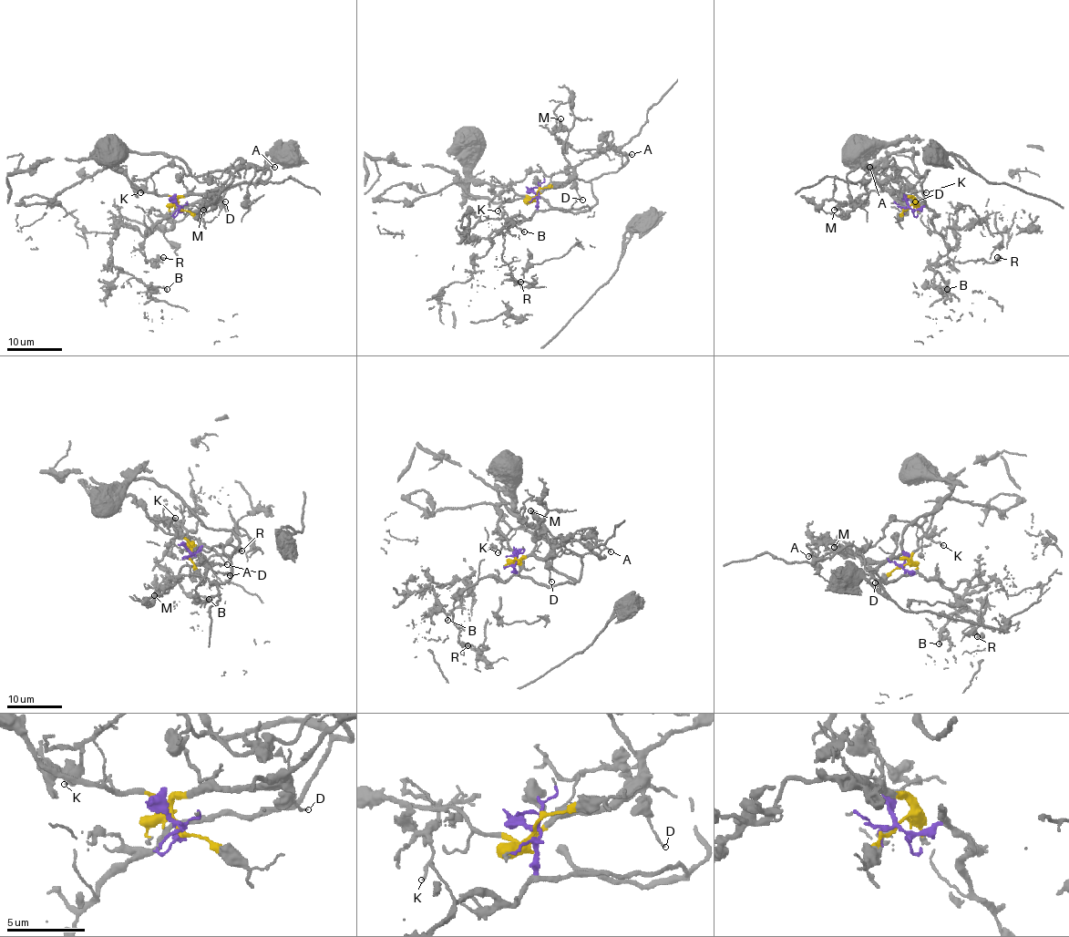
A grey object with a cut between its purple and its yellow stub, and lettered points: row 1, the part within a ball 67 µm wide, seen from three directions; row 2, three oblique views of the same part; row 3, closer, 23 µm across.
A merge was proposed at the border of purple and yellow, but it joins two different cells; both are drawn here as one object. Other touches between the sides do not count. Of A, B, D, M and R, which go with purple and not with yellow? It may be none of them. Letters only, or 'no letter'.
B, R

